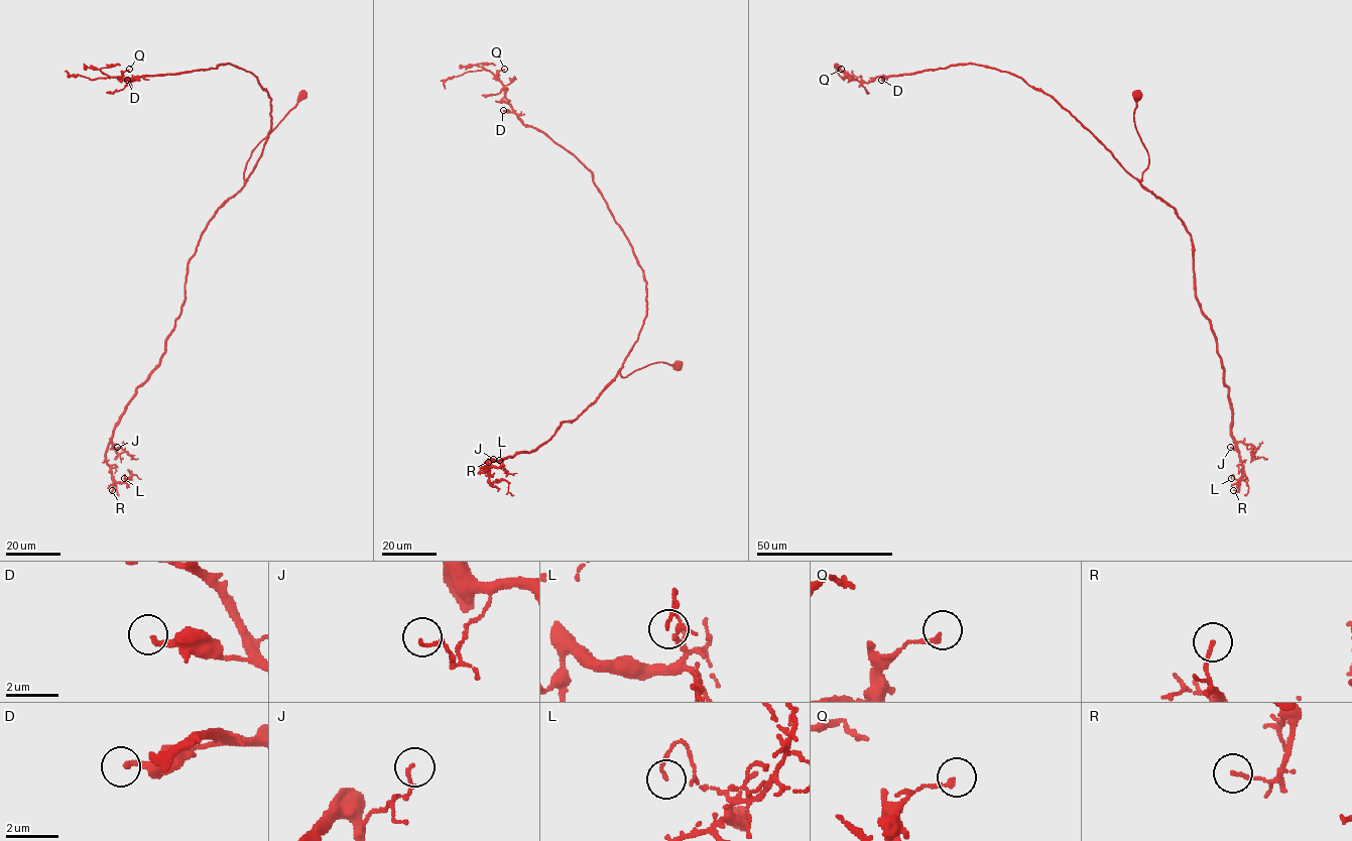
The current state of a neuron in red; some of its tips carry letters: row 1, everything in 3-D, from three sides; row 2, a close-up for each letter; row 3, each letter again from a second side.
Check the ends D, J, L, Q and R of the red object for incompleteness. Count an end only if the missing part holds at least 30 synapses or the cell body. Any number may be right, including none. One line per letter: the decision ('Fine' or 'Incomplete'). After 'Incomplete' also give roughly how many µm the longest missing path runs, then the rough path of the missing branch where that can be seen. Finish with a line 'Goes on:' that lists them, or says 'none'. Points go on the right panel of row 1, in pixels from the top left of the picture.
D: Fine
J: Fine
L: Fine
Q: Fine
R: Fine
Goes on: none

